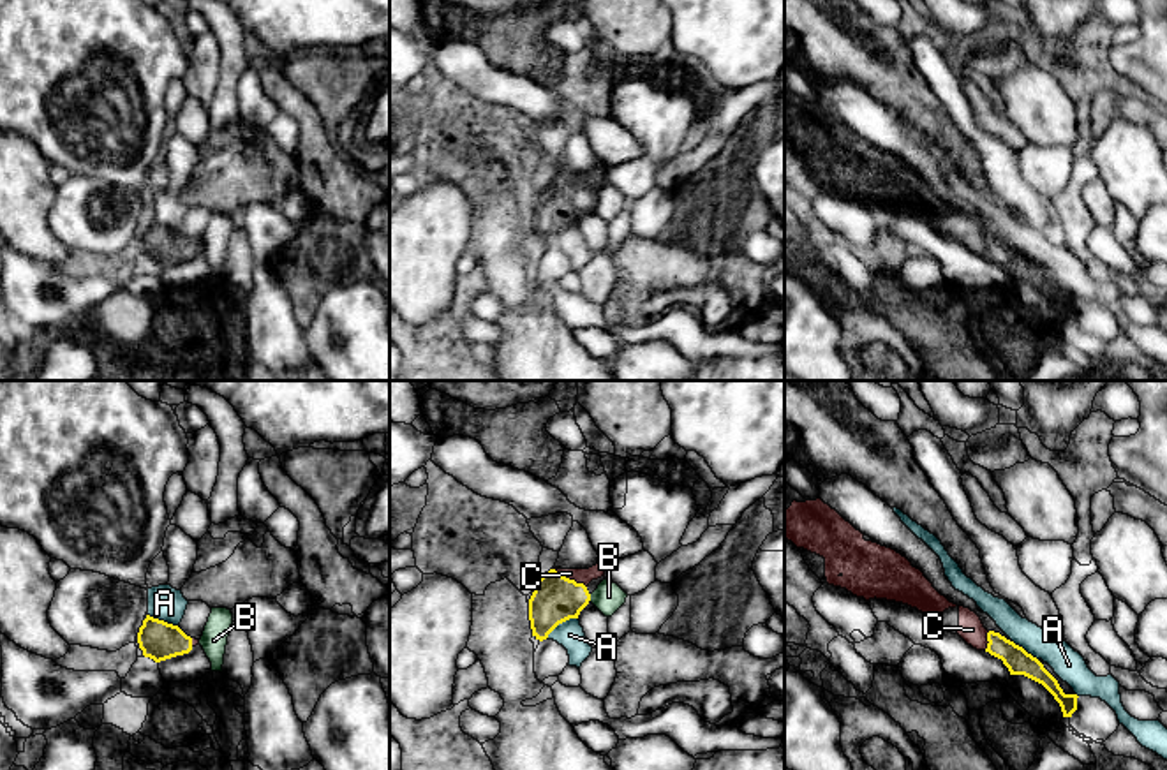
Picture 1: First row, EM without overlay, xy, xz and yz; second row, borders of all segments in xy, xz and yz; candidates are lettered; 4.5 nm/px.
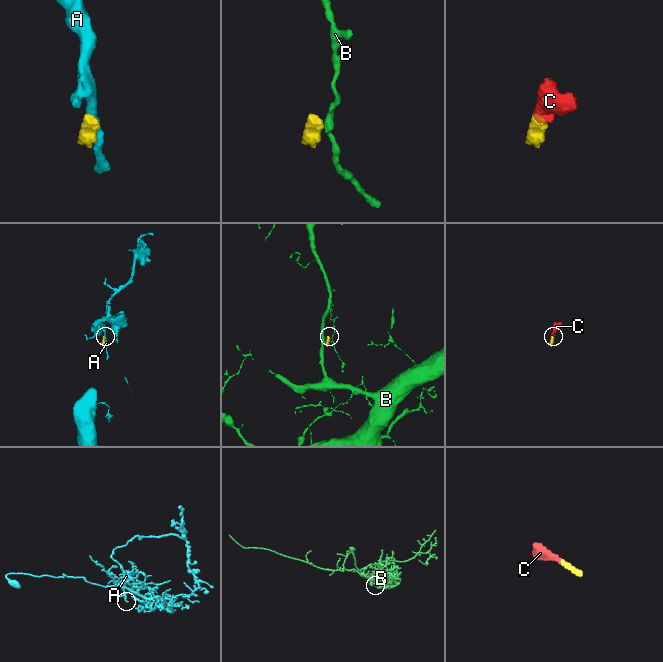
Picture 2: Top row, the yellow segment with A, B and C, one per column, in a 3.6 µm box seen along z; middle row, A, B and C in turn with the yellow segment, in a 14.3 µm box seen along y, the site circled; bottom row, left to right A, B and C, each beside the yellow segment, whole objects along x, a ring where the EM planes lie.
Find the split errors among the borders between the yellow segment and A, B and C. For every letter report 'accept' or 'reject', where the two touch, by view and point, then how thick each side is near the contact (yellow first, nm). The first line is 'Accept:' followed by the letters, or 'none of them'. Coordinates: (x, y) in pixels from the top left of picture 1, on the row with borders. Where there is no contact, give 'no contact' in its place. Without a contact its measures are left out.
Accept: C
A: reject; contact xz (561, 622); calibres 220 and 120 nm
B: reject; contact xz (589, 598); calibres 220 and 140 nm
C: accept; contact xz (568, 578); calibres 220 and 70 nm

